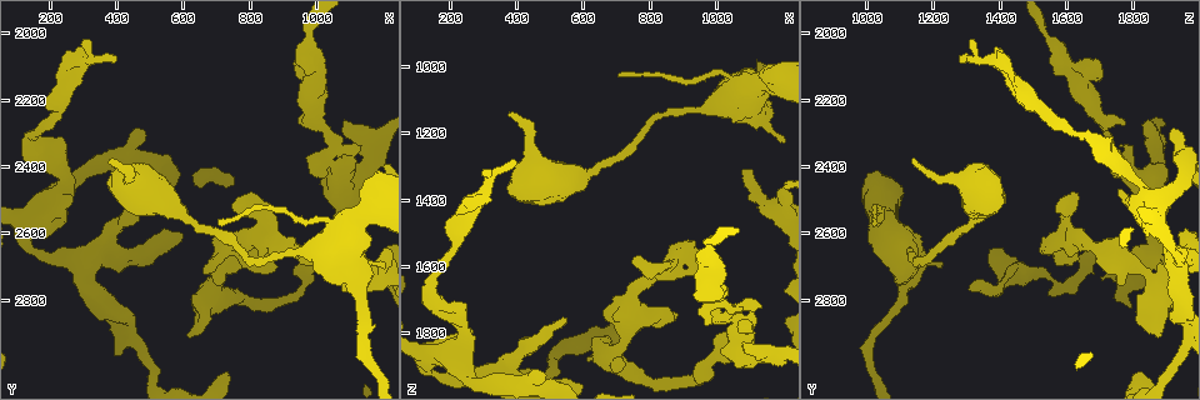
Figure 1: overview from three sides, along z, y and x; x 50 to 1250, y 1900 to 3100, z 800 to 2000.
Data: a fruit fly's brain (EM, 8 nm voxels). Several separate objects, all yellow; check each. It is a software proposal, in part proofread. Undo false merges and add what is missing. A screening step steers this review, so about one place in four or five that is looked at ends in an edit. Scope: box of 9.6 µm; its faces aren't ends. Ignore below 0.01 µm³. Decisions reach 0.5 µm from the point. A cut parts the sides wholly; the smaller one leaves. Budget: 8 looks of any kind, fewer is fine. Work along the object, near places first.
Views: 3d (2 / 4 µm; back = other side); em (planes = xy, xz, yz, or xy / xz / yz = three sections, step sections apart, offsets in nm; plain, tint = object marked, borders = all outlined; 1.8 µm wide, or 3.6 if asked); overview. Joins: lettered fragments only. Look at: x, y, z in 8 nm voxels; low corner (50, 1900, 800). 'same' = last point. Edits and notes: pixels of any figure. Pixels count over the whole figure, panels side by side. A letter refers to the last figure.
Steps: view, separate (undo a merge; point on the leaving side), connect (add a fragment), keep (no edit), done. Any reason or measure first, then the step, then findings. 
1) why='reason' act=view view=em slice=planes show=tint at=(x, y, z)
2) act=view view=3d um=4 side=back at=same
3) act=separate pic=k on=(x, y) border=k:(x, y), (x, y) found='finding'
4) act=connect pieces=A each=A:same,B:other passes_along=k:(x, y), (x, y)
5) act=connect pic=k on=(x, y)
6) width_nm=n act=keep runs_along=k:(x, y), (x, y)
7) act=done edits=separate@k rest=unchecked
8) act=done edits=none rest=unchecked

why='thick turns thin' act=view view=em slice=planes show=borders at=(990, 2560, 1020)

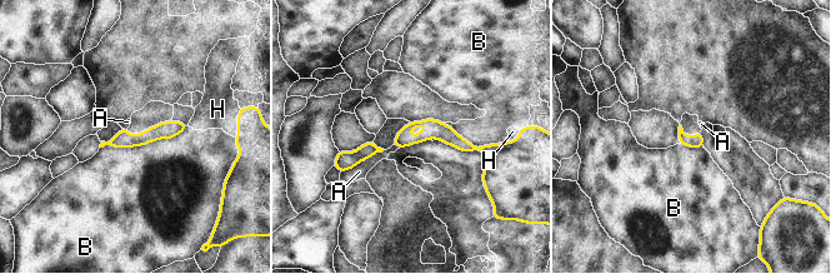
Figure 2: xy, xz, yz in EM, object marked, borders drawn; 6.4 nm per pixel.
act=separate pic=2 on=(457, 142) each=A:other,B:other,H:other part_leaving=2:(398, 140), (445, 133), (484, 149) found='two neurons meet here'

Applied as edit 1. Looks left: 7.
why='thick turns thin' act=view view=em slice=planes show=borders at=(1080, 2350, 1710)

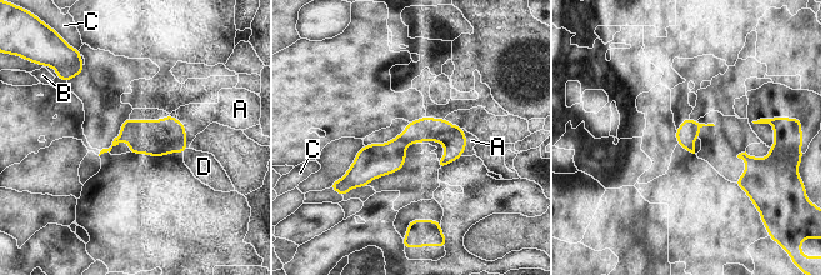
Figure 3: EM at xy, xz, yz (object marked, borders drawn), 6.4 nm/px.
act=connect pieces=A each=A:same,B:other,C:other,D:other found='the neuron continues'

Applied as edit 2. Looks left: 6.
why='an open end' act=view view=em slice=planes show=plain at=(370, 2380, 1150)

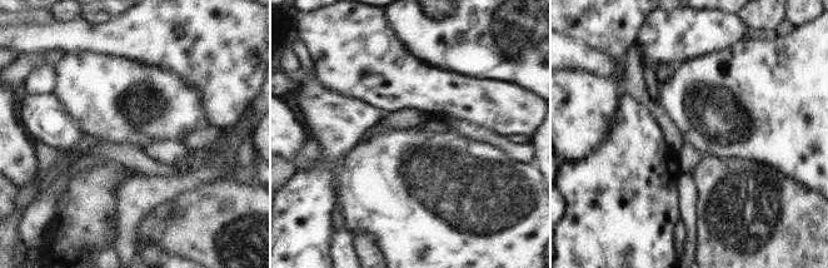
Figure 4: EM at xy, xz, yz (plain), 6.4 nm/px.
act=view view=em slice=planes show=tint at=same

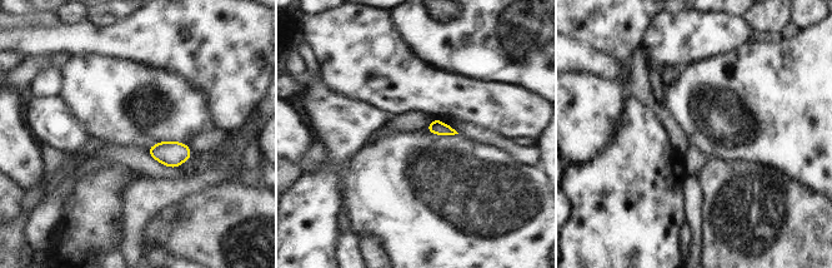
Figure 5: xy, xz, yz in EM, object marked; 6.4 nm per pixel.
why='what lies round it' act=view view=em slice=planes show=borders at=same

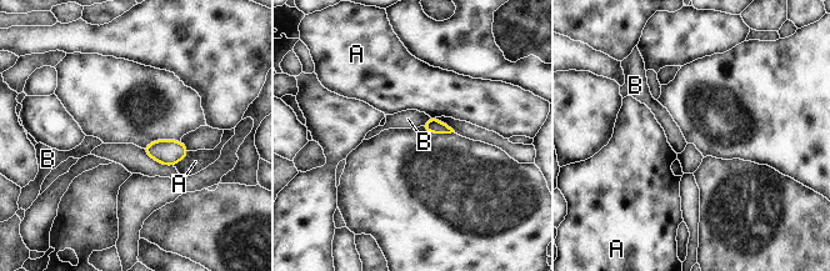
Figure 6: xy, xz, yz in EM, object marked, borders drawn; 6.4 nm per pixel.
act=keep each=A:other,B:other border=6:(430, 118), (421, 125) found='none of them fits'

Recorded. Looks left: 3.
why='free end' act=view view=3d um=2 at=(550, 2470, 1750)

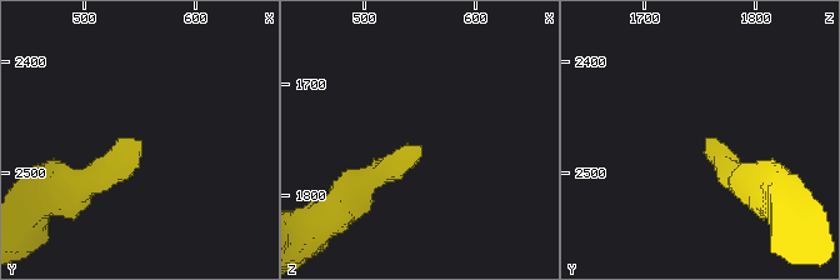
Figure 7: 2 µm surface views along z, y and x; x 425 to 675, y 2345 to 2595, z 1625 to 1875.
act=view view=em slice=planes show=borders at=(546, 2470, 1758)

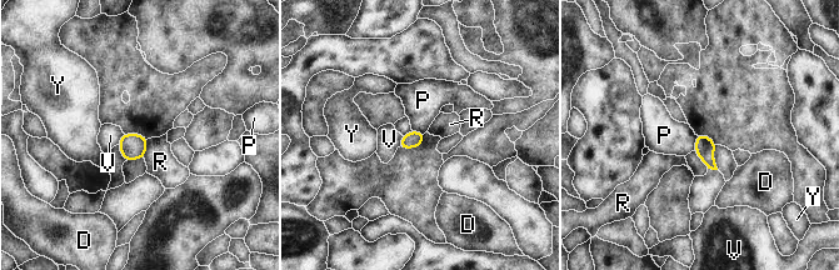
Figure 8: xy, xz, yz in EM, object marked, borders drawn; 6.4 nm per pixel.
act=keep each=D:other,P:other,R:other,V:other,Y:other border=8:(697, 135), (694, 150) found='none of them fits'

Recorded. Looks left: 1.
act=done edits=separate@2,connect@3 rest=unchecked

